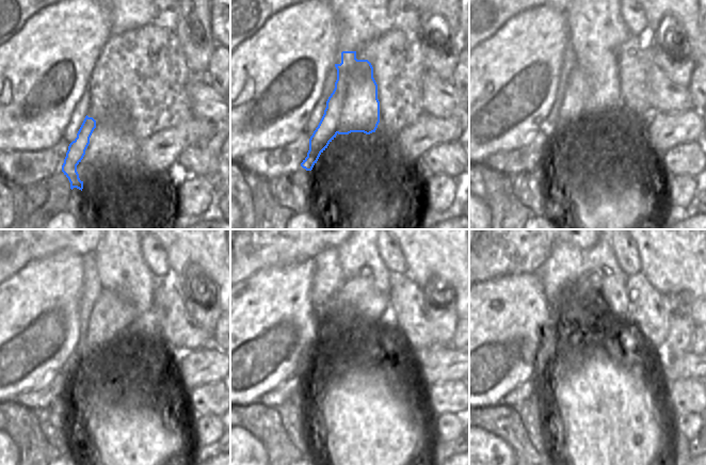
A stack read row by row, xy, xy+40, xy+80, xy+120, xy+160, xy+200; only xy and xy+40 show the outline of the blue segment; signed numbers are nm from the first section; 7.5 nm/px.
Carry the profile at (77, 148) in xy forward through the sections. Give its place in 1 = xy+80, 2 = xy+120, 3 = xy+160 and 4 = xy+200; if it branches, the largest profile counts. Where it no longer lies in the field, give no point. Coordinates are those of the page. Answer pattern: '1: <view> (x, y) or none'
1: xy+80 (593, 84)
2: xy+120 (113, 315)
3: xy+160 (362, 299)
4: xy+200 (610, 291)

